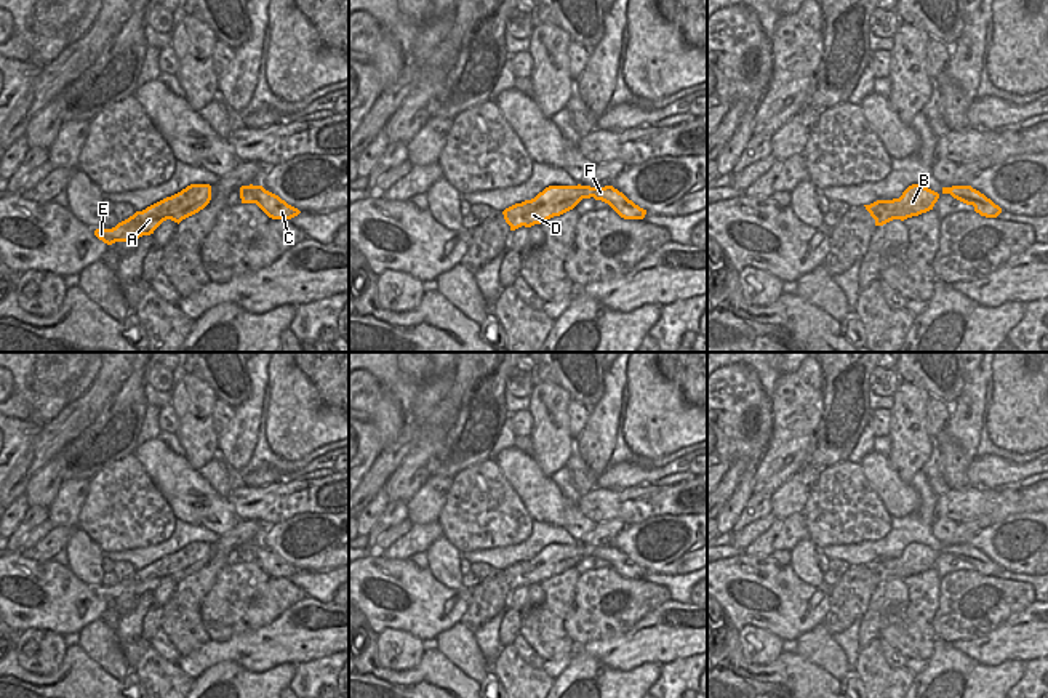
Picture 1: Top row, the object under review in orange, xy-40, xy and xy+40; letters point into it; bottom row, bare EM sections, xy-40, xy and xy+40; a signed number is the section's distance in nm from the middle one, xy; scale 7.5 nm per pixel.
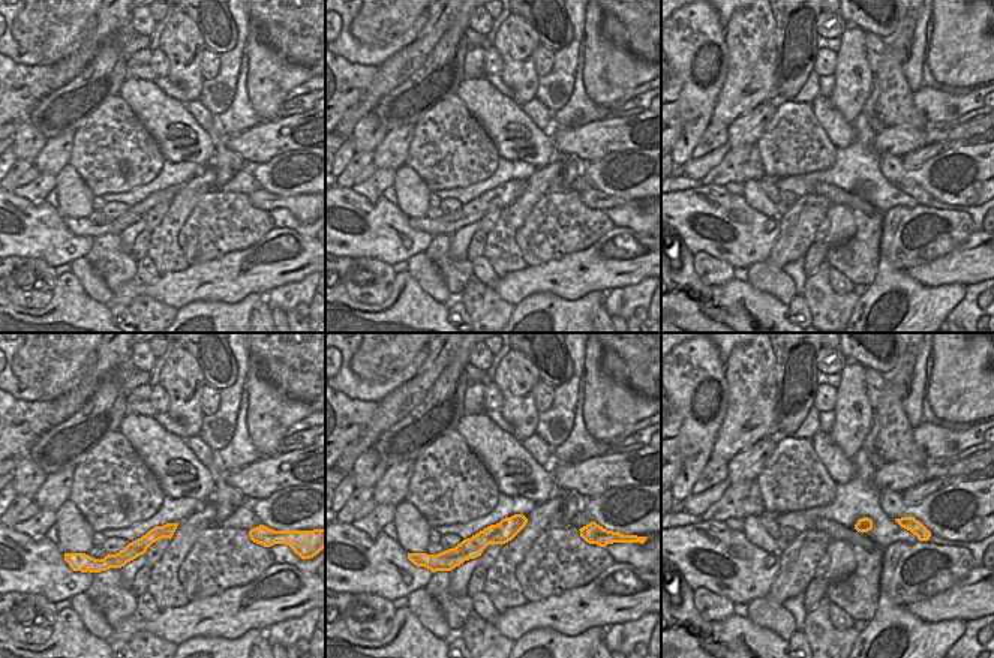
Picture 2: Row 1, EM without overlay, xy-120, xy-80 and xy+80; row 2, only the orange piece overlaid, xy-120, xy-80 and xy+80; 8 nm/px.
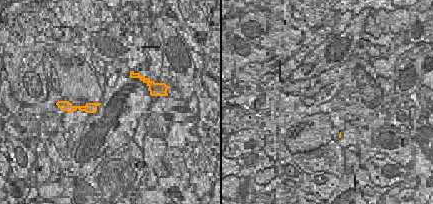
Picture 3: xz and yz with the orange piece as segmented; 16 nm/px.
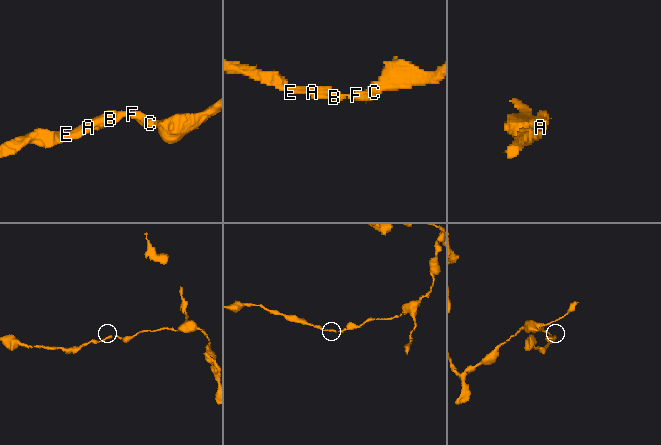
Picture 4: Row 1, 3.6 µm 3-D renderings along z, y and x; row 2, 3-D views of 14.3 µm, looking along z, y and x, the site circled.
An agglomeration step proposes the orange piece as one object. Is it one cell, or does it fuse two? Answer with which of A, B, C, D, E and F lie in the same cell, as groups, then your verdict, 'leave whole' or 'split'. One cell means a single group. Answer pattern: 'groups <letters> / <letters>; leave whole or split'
groups A B C D E F; leave whole

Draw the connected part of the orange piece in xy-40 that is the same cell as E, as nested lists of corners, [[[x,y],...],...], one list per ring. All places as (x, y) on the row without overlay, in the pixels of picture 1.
[[[190,543],[174,554],[166,556],[142,570],[136,570],[112,588],[96,588],[94,594],[107,604],[150,594],[163,580],[171,578],[179,583],[182,578],[203,568],[210,559],[210,543]]]

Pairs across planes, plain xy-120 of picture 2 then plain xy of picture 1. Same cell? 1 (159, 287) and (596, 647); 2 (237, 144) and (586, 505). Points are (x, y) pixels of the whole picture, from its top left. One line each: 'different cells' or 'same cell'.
1: same cell
2: same cell

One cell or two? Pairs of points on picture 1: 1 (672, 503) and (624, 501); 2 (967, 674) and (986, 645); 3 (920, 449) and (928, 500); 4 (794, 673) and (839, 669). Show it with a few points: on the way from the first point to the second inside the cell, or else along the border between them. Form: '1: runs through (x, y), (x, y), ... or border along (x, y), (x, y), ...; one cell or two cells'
1: runs through (661, 503), (636, 503); one cell
2: border along (951, 644), (984, 665), (1000, 665), (1012, 660); two cells
3: border along (920, 469), (909, 484); two cells
4: border along (799, 652), (840, 681); two cells

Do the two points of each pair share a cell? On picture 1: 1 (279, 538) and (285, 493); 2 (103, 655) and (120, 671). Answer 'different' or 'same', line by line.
1: different
2: same

